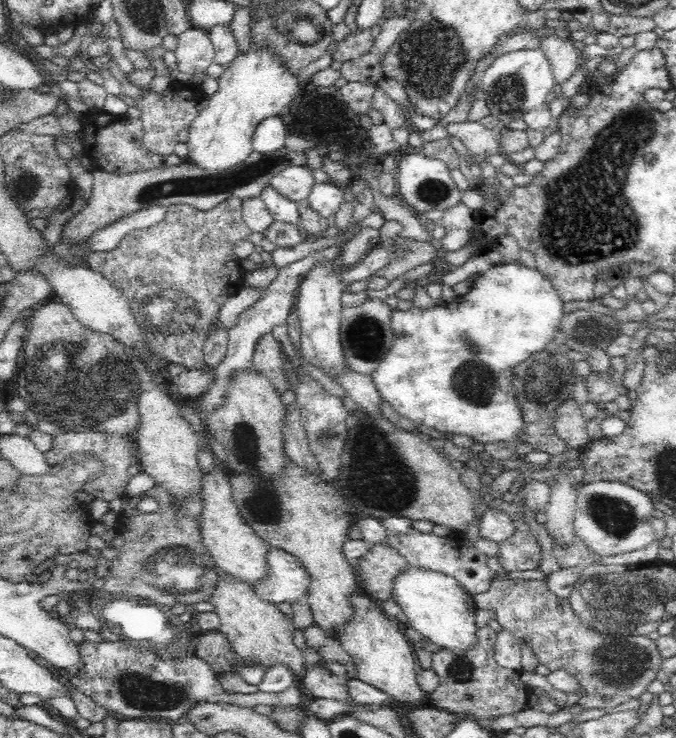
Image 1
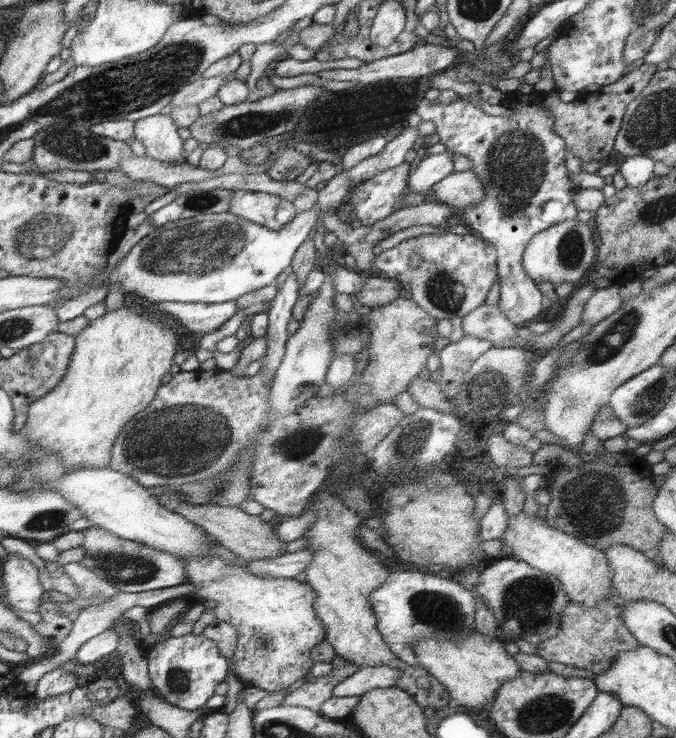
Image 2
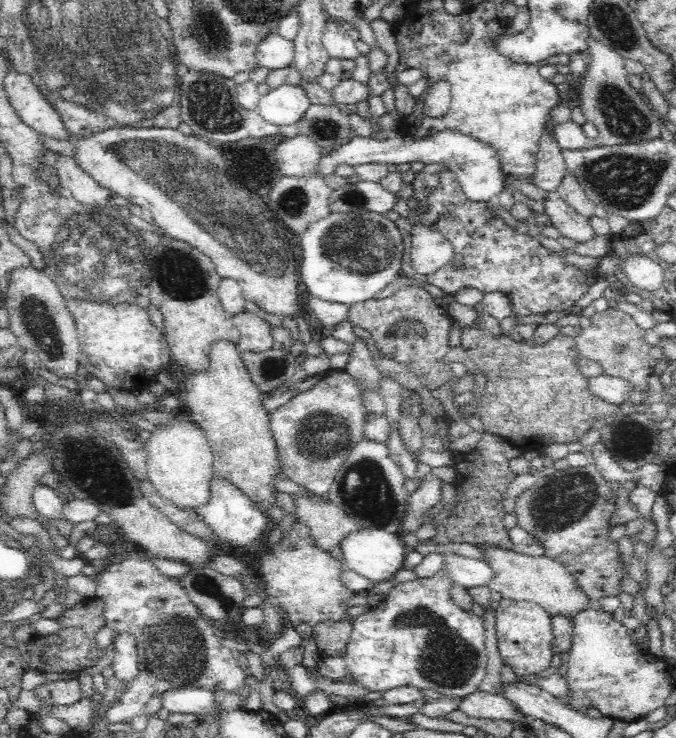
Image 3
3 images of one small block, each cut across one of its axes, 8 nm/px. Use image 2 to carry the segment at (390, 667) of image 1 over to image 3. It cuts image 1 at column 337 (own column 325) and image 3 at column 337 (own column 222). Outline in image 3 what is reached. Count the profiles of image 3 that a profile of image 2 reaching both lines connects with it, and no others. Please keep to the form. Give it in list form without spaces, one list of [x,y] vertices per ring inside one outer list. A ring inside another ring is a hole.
[[[298,522],[284,534],[280,548],[276,548],[274,554],[266,552],[262,556],[263,595],[276,610],[285,610],[295,626],[296,622],[308,622],[314,626],[324,620],[342,620],[345,602],[355,595],[341,581],[345,568],[342,561],[332,557],[328,551],[320,550],[308,526]]]

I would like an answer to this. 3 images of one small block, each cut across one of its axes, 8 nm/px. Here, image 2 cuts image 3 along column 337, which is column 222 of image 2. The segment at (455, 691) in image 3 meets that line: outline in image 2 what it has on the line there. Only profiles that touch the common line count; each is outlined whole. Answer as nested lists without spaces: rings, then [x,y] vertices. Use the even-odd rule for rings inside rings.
[[[203,634],[171,637],[161,644],[153,646],[146,656],[149,678],[157,695],[170,704],[184,710],[198,710],[206,707],[206,702],[214,696],[216,686],[222,683],[228,674],[228,662],[223,658],[214,642]]]

